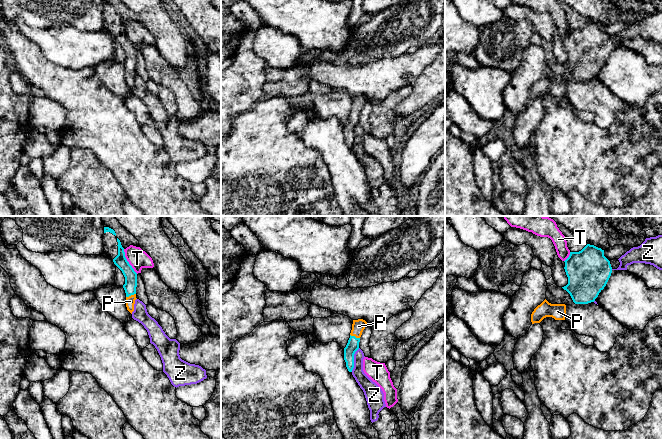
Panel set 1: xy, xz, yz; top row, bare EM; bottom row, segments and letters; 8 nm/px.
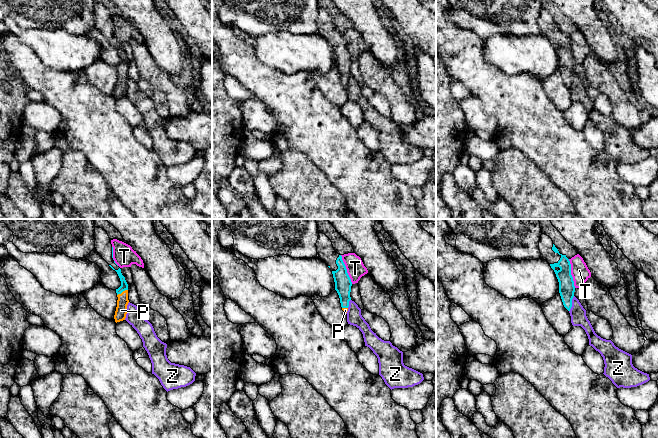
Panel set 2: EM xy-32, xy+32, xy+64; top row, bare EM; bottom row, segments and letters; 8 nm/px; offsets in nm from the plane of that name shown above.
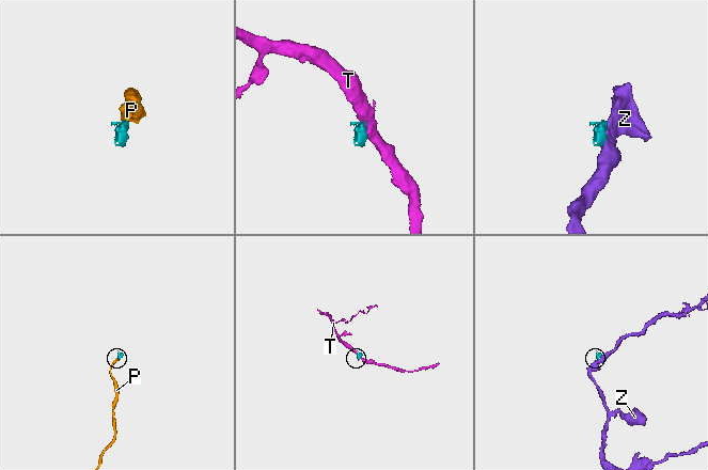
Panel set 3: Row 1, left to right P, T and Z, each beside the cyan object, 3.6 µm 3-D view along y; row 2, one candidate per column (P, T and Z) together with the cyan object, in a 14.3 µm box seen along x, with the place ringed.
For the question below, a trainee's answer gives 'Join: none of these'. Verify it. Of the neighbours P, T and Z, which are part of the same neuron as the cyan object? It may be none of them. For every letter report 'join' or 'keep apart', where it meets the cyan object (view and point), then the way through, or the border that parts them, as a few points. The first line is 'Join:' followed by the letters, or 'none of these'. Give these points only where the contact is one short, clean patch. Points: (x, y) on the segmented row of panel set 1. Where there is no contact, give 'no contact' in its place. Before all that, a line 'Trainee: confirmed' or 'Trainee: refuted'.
Trainee: refuted
Join: P
P: join | xy (130, 295) | across xy (130, 275), (130, 295), (130, 301)
T: keep apart | xy (127, 261) | along xy (123, 249), (126, 260), (137, 273)
Z: keep apart | xz (353, 360) | along xz (359, 348), (354, 354), (354, 367), (351, 371)

